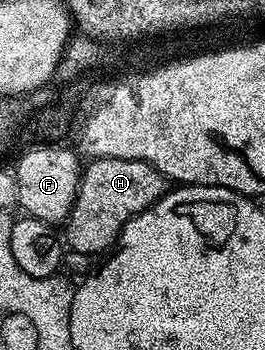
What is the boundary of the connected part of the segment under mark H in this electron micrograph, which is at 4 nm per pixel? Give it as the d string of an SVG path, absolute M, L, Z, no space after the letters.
M95 158L85 163L78 179L78 195L64 223L64 242L78 254L109 251L118 241L122 226L140 212L162 199L168 189L167 179L158 170L140 160Z

